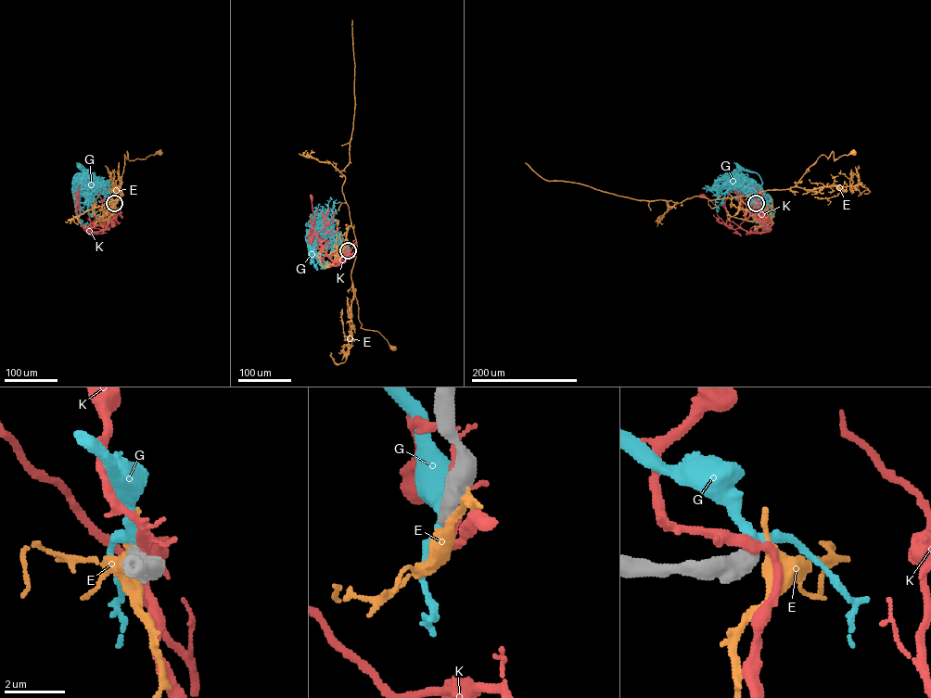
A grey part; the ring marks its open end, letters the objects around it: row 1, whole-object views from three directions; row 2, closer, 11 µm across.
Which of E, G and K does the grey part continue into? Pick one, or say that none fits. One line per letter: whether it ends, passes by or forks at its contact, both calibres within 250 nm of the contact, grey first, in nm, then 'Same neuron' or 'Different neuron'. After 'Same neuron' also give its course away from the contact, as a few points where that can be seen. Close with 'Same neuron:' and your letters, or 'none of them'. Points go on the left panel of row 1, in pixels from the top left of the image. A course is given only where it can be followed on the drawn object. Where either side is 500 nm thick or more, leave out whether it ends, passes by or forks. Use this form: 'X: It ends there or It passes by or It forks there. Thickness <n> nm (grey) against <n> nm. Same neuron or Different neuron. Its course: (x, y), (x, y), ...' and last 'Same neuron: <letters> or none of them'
E: Thickness 500 nm (grey) against 340 nm. Different neuron
G: Thickness 500 nm (grey) against 360 nm. Same neuron. Its course: (114, 203), (105, 188), (92, 179), (95, 185), (97, 186), (95, 178), (79, 166)
K: Thickness 650 nm (grey) against 320 nm. Different neuron
Same neuron: G

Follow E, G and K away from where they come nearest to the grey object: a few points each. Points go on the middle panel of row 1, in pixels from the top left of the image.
E: (348, 250), (344, 246), (346, 235), (351, 225), (357, 251), (350, 279), (361, 328), (378, 331), (394, 348)
G: (348, 250), (338, 244), (329, 225), (327, 224), (325, 233), (331, 247), (330, 257), (312, 233)
K: (348, 250), (346, 256), (336, 261), (326, 255), (310, 222), (312, 214), (312, 196)

